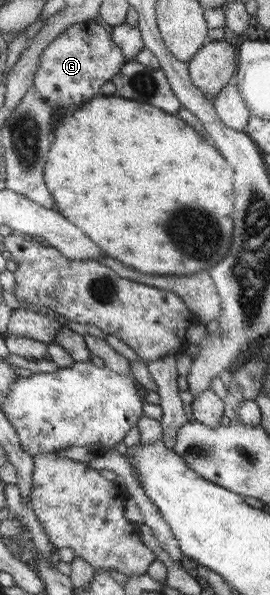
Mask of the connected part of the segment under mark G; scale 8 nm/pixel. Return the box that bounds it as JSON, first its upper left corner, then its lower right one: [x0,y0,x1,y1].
[33,20,125,109]

